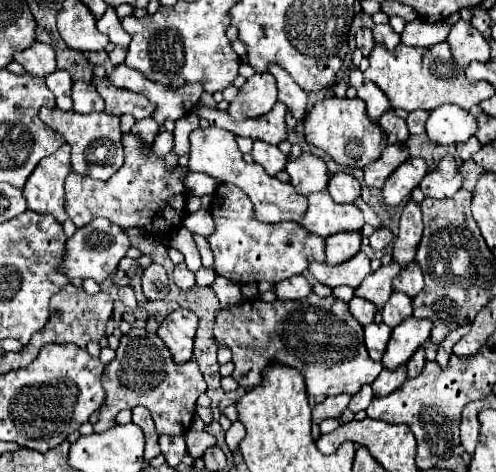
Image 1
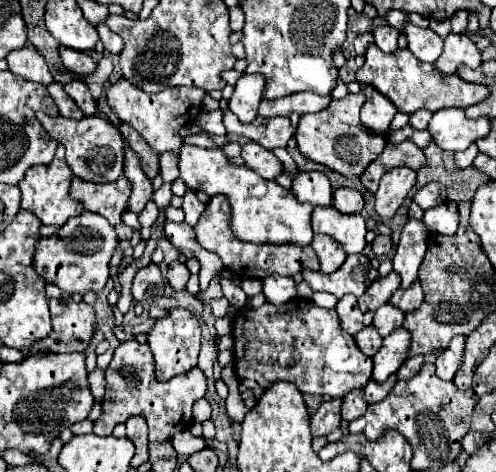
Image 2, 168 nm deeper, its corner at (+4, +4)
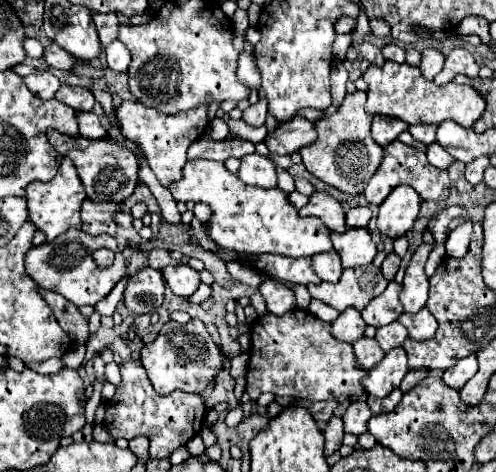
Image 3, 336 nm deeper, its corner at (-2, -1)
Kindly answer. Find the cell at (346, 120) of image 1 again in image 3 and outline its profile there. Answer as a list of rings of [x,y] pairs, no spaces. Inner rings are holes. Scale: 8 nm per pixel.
[[[364,91],[348,93],[344,103],[338,107],[338,111],[334,115],[322,117],[320,121],[314,123],[318,139],[312,145],[306,145],[300,149],[302,163],[314,177],[322,179],[328,185],[338,187],[344,193],[350,193],[350,195],[362,193],[366,189],[370,177],[376,173],[376,169],[380,167],[382,157],[384,157],[384,147],[380,147],[370,137],[372,115],[368,115],[368,111],[364,111],[364,103],[366,103]]]

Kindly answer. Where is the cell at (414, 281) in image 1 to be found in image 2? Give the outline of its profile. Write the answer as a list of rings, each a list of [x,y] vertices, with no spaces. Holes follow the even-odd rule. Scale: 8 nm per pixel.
[[[414,282],[414,286],[410,286],[410,290],[398,288],[392,294],[390,304],[396,306],[396,308],[400,308],[404,314],[408,314],[408,312],[418,310],[420,304],[422,304],[422,300],[424,300],[424,294],[422,294],[422,288],[420,288],[420,282]]]

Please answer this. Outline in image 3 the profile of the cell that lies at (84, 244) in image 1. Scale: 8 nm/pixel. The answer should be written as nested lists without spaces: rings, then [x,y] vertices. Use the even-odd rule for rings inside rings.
[[[68,229],[66,233],[58,235],[54,241],[46,241],[38,247],[32,247],[26,253],[26,273],[42,287],[64,295],[76,307],[82,305],[96,305],[104,299],[112,287],[126,275],[126,261],[116,247],[116,237],[112,235],[88,235],[86,231]],[[98,249],[112,249],[116,259],[110,267],[96,265],[92,253]]]

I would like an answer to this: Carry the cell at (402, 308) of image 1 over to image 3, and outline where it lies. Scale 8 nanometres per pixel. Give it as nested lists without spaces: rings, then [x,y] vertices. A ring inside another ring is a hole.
[[[388,323],[384,327],[378,327],[376,331],[376,341],[384,351],[390,351],[392,347],[400,347],[406,337],[408,337],[408,331],[400,323]]]

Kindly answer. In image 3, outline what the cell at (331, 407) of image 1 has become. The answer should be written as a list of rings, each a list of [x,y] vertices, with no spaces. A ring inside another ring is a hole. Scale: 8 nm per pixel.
[[[332,417],[326,427],[324,427],[324,455],[330,455],[334,451],[340,449],[342,445],[342,437],[344,437],[344,427],[342,427],[342,419],[340,417]]]

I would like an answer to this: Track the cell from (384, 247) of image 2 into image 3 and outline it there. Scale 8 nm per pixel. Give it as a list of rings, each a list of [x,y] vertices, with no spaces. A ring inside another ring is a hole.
[[[388,253],[386,259],[384,259],[384,263],[382,263],[382,273],[384,273],[384,277],[386,277],[388,281],[392,281],[394,275],[396,275],[396,271],[398,271],[398,267],[400,267],[400,257],[398,257],[396,253]]]

